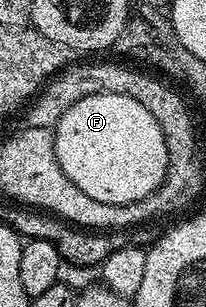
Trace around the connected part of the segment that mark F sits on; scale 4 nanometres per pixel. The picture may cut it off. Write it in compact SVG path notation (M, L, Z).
M103 92L82 97L55 122L53 134L65 177L93 201L136 203L158 191L167 176L167 142L161 125L133 97Z

